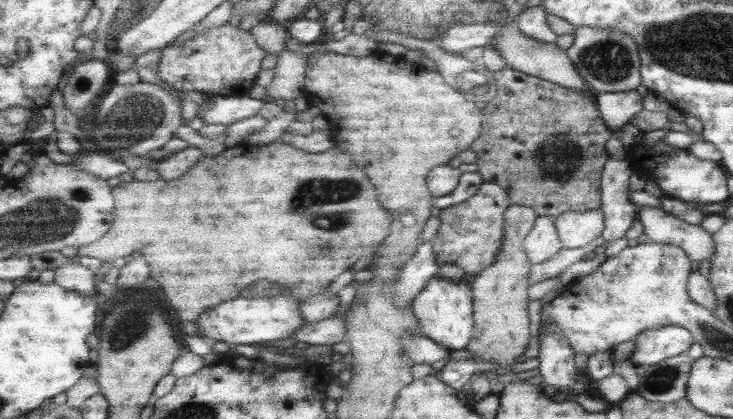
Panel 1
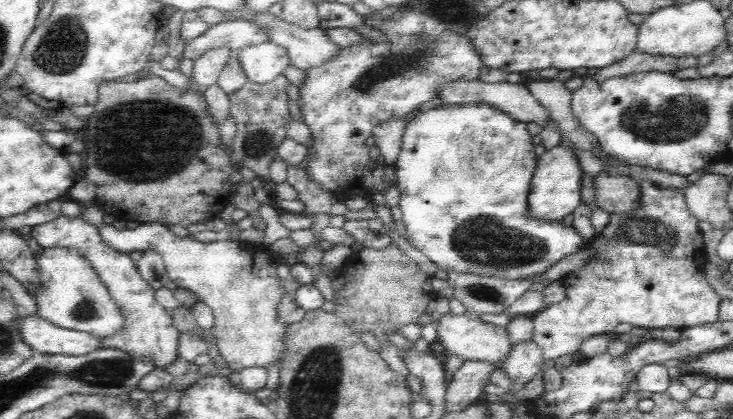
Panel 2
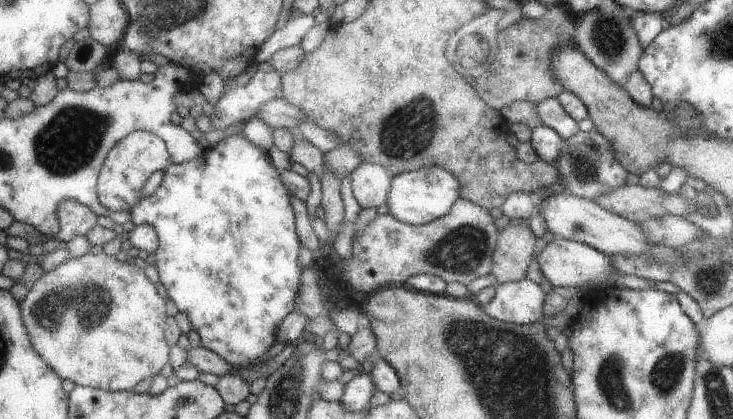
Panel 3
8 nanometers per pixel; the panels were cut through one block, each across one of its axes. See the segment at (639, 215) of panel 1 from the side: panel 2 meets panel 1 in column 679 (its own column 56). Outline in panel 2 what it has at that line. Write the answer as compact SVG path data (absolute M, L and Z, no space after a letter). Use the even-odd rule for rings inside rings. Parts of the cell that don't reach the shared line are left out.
M62 216L56 218L54 222L46 222L46 224L33 227L31 234L43 249L69 248L70 250L75 250L82 258L85 258L90 263L100 282L108 289L108 294L116 303L122 317L122 326L116 332L106 337L106 342L104 342L104 347L102 348L108 347L125 350L136 357L150 357L150 359L154 359L154 365L158 368L158 373L161 373L161 368L164 365L167 365L178 357L177 340L180 332L173 325L172 315L156 301L154 297L155 290L139 275L136 262L130 259L129 253L123 253L108 246L108 243L102 239L99 228L96 228L93 224L82 218Z

